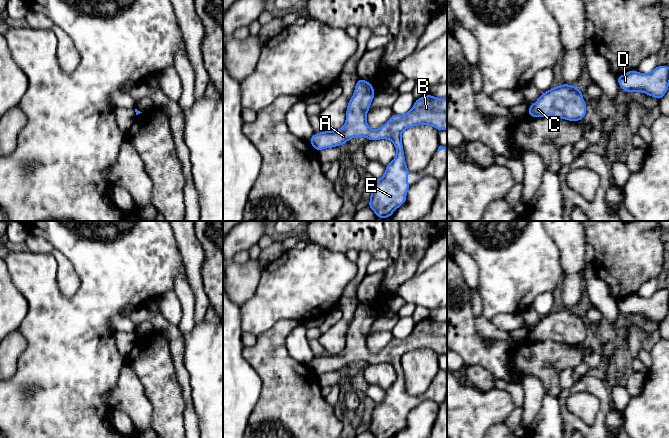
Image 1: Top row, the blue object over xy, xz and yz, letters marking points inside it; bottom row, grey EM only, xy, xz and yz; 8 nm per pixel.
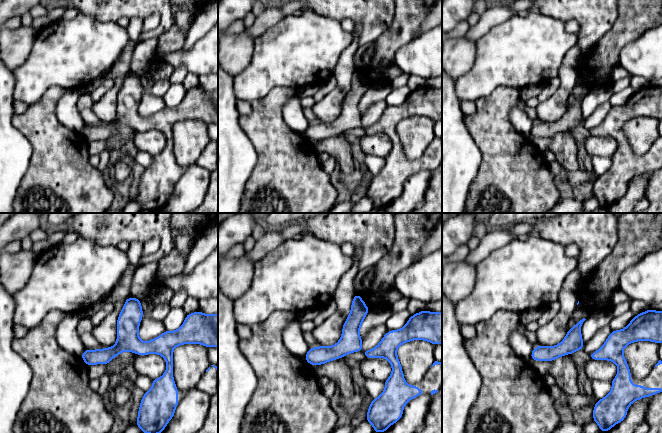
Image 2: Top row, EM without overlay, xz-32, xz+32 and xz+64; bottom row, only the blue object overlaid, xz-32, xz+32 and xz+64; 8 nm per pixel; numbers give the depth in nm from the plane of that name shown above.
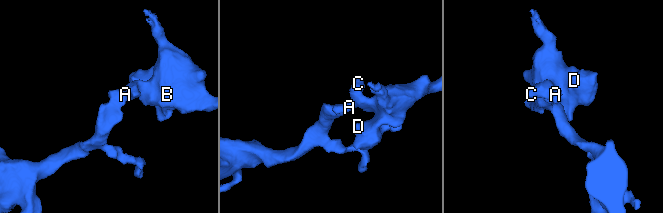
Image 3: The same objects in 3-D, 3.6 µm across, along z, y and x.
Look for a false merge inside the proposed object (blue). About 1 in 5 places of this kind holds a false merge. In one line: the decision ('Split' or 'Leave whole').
Leave whole

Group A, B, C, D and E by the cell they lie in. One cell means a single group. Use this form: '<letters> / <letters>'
A B C D E

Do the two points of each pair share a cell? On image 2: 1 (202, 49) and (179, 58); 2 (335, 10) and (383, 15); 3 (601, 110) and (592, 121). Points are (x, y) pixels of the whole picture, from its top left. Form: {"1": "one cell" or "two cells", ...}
{"1": "one cell", "2": "one cell", "3": "one cell"}

